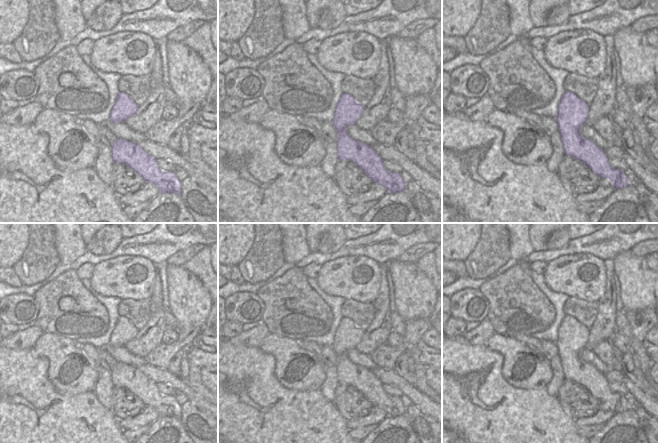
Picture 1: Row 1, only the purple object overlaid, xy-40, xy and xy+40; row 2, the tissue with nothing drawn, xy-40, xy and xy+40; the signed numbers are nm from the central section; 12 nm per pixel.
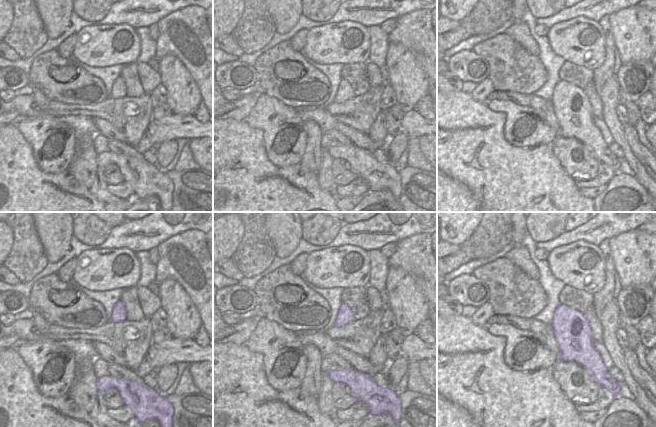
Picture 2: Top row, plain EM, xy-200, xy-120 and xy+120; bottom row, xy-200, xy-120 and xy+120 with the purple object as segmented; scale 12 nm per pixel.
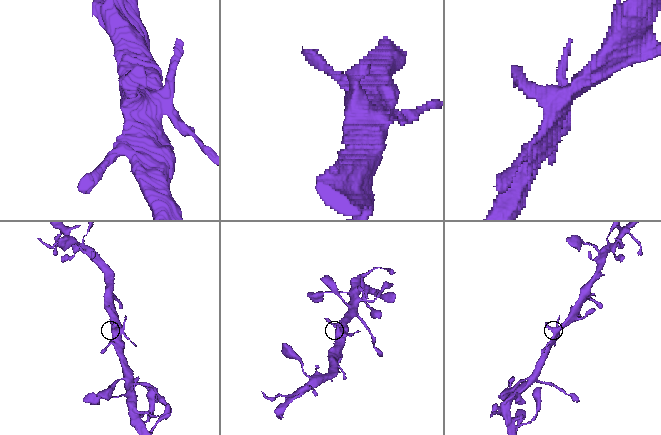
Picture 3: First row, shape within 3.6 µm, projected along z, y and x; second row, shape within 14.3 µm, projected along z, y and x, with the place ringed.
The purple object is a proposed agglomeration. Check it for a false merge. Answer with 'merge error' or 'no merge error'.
no merge error

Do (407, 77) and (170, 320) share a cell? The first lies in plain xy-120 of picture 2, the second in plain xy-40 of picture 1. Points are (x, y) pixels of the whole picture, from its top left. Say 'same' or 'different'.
different

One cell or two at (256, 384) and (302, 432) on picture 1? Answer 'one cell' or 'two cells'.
one cell

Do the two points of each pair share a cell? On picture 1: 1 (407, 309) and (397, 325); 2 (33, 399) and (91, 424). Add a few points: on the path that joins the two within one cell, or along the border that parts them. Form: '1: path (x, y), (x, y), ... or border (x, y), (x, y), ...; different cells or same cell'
1: border (395, 311), (404, 321); different cells
2: path (47, 413), (57, 423), (77, 423); same cell

